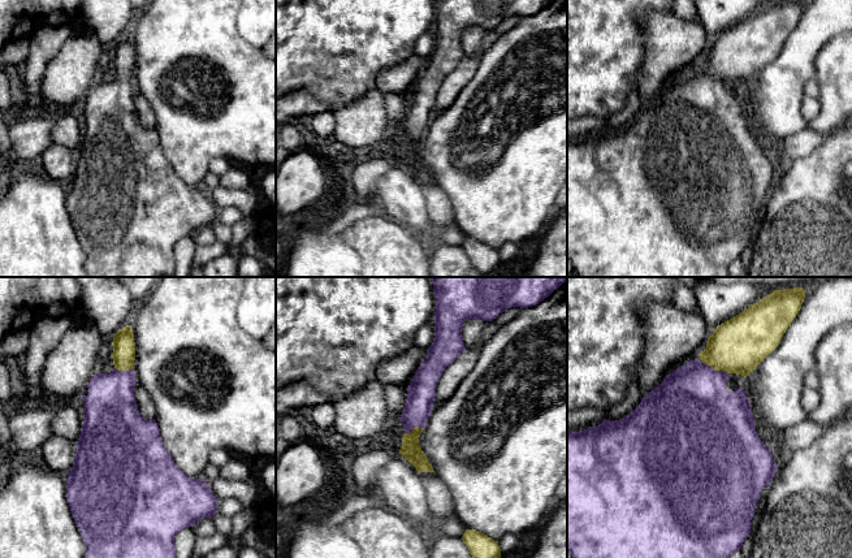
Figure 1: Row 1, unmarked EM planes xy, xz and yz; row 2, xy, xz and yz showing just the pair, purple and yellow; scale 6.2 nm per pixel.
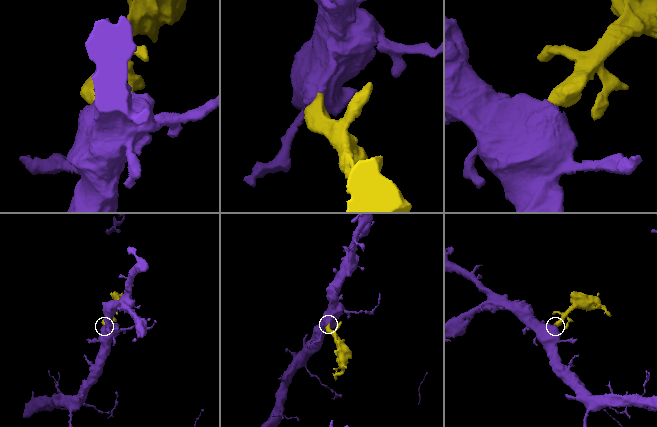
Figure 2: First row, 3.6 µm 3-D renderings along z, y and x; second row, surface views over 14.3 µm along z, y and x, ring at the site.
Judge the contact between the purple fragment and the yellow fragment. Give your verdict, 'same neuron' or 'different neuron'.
same neuron

